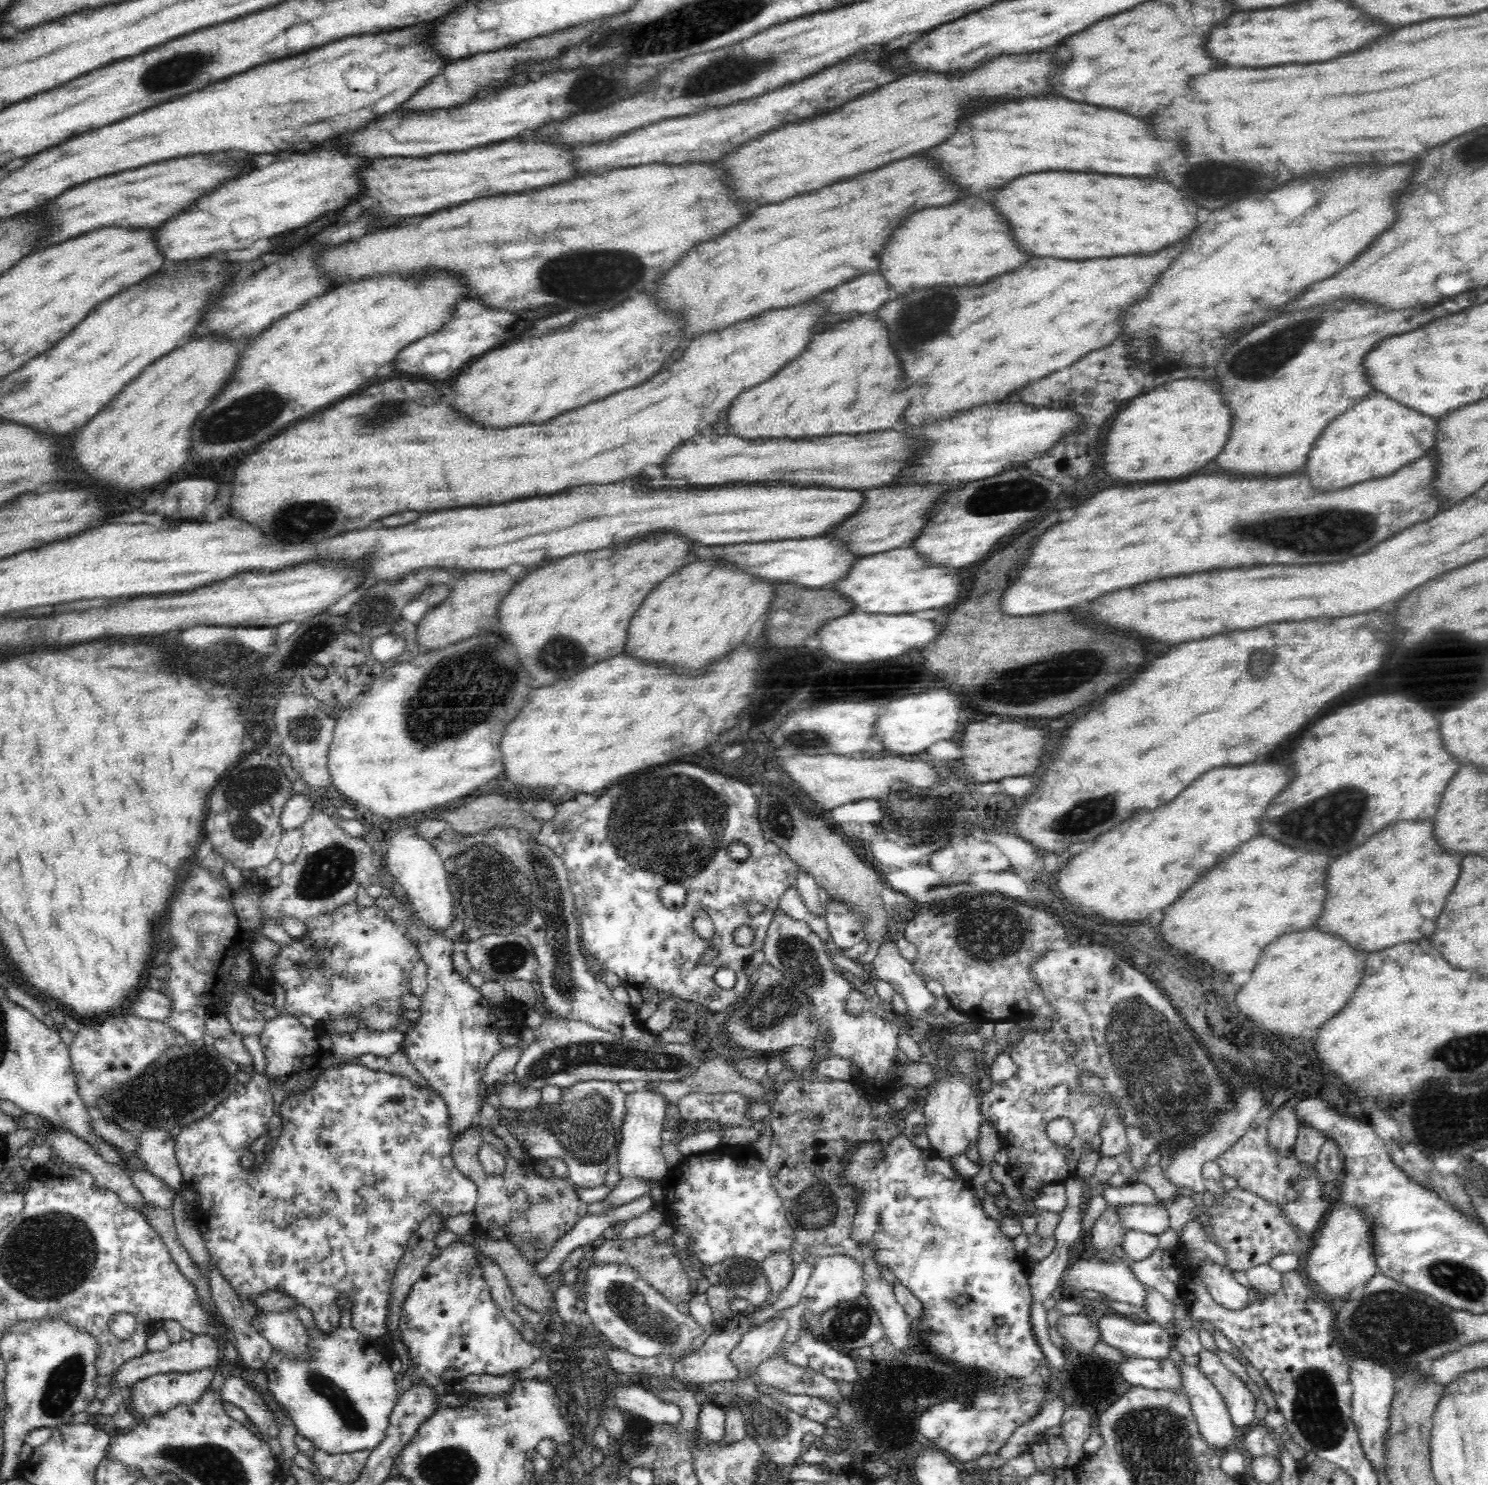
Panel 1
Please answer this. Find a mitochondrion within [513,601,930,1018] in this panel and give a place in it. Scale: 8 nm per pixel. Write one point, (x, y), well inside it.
(703, 832)

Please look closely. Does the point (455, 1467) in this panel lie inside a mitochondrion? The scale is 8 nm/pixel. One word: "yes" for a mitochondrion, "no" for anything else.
yes

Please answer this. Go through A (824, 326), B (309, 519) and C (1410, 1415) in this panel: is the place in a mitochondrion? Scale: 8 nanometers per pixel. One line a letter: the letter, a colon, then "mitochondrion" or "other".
A: other
B: mitochondrion
C: other

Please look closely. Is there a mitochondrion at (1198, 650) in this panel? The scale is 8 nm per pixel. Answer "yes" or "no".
no

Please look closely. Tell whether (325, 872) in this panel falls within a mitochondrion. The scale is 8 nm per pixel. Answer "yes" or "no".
yes

